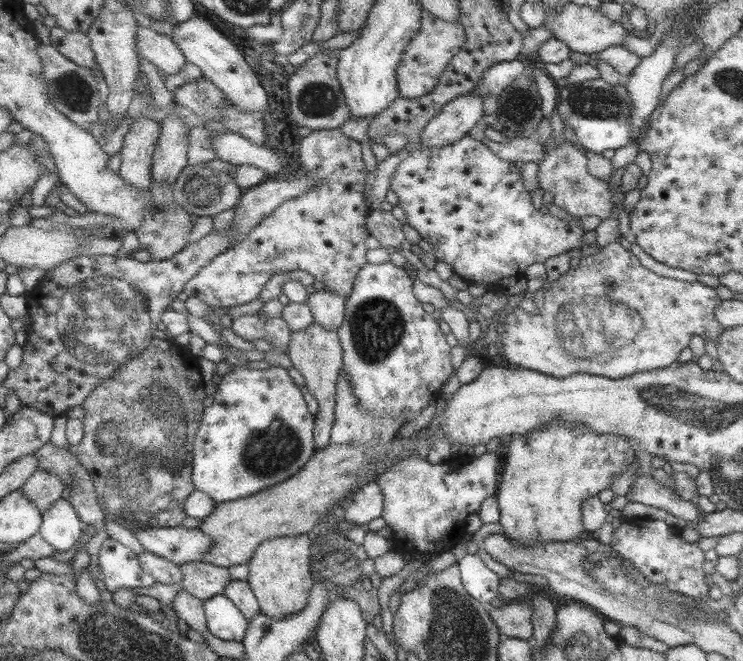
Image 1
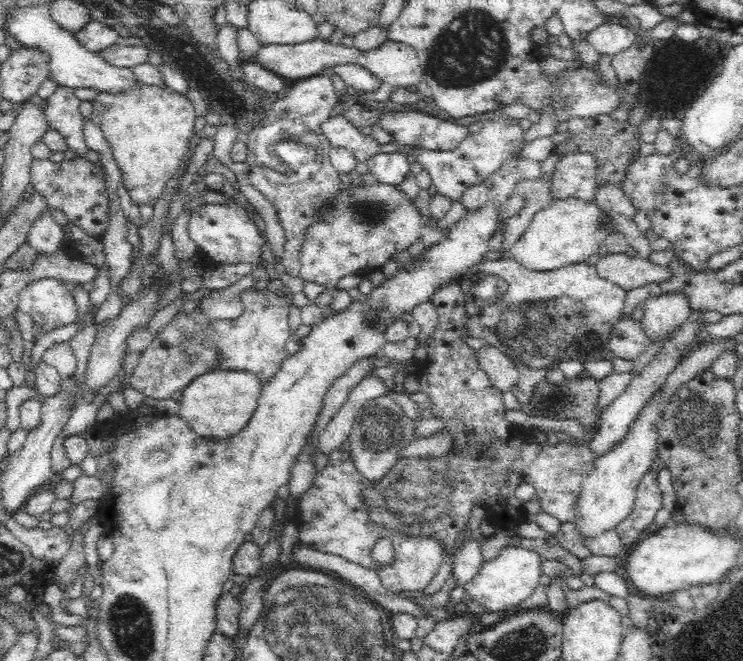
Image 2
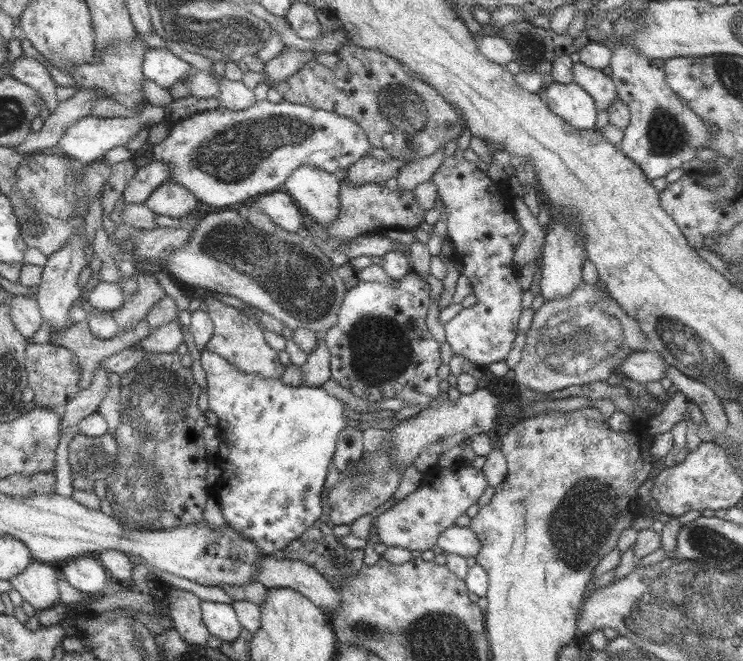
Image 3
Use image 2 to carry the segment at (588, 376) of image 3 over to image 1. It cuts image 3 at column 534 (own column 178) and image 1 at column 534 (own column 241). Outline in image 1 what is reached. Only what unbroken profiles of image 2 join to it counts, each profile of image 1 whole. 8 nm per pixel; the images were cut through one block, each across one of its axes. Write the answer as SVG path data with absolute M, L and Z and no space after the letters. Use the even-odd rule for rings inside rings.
M614 242L602 247L602 249L592 255L580 257L579 266L577 269L570 268L559 279L551 282L549 288L540 288L533 292L533 303L535 303L535 314L527 314L521 308L515 307L503 321L503 332L501 333L501 348L499 349L499 361L514 367L519 367L527 370L534 370L535 372L551 375L553 378L563 378L570 374L583 373L601 376L610 379L617 379L623 377L630 377L635 373L642 373L643 371L652 371L655 369L667 368L667 365L673 365L677 362L679 352L689 344L691 336L699 336L699 338L708 338L715 343L719 332L723 328L715 319L715 306L719 304L720 299L715 293L715 289L703 285L699 281L686 282L671 278L663 278L656 276L641 266L639 260L631 255L630 251L621 247L618 242Z

